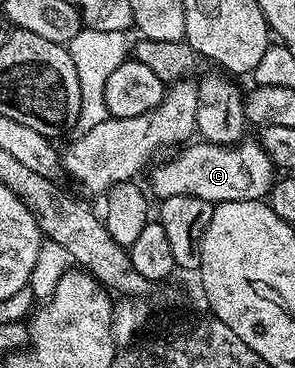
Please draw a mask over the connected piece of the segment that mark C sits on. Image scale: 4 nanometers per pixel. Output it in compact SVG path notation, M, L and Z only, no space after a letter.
M195 140L184 145L176 158L171 158L155 174L156 199L162 200L169 196L197 196L212 204L220 202L257 202L266 199L271 185L277 181L277 167L258 141L244 140L235 145L219 145L217 143Z

